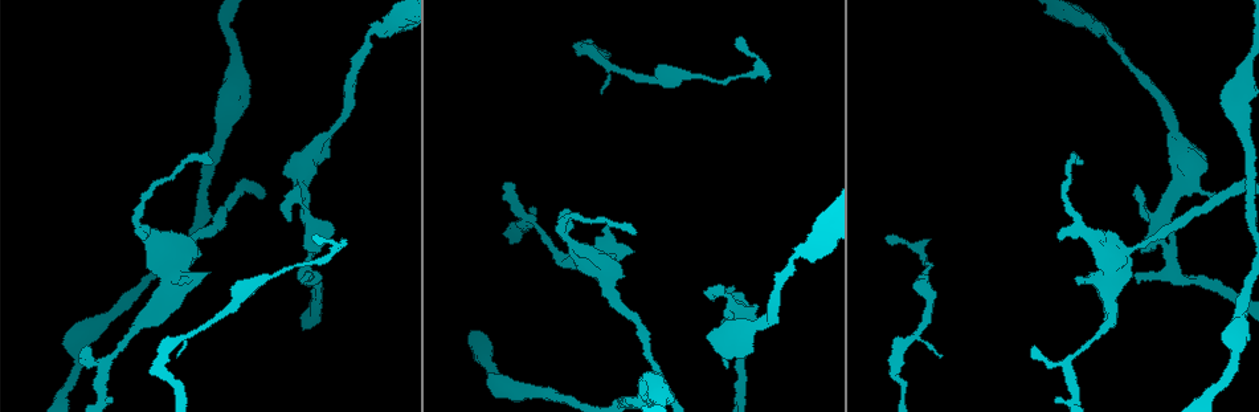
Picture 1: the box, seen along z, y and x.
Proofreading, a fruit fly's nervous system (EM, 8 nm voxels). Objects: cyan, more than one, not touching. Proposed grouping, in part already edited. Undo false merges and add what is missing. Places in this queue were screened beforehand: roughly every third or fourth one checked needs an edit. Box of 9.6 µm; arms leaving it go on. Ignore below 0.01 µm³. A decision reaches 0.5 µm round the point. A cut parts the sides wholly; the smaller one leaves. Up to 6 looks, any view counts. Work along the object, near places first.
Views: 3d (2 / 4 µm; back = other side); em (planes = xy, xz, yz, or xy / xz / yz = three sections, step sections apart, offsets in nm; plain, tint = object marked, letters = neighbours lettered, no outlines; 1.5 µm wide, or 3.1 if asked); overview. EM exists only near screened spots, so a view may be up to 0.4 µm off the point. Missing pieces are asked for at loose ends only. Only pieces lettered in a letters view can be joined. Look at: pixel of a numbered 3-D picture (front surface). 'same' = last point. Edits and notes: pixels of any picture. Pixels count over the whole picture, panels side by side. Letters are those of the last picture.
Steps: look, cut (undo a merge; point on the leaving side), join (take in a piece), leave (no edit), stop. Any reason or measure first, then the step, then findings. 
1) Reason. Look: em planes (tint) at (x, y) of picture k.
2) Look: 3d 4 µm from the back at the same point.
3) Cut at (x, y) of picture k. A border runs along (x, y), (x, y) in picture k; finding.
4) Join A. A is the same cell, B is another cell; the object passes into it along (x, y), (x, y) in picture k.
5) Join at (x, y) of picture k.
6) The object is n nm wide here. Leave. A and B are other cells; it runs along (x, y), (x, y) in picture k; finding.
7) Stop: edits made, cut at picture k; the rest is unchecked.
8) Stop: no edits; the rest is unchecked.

Look: em xz step 8 (tint) at (757, 306) of picture 1.

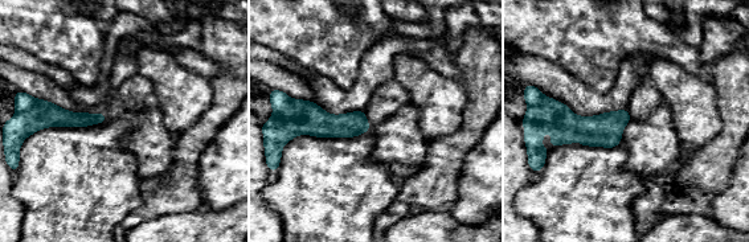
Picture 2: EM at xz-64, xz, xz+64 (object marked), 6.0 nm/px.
Another direction. Look: em planes (tint) at the same point.

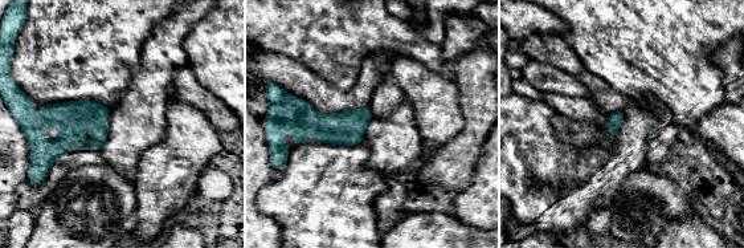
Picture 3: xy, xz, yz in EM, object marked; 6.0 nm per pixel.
Look: em planes (letters) at the same point.

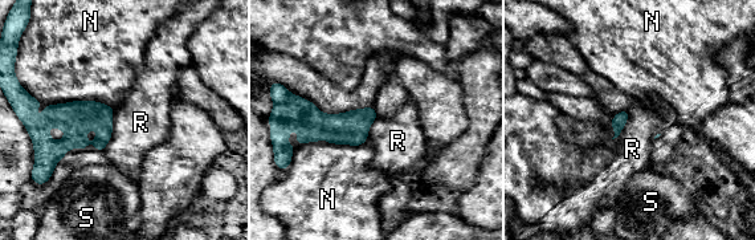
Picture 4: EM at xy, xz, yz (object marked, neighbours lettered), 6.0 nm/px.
Leave. N, R and S are other cells; none of them fits.

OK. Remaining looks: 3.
Tapers out. Look: em yz step 4 (tint) at (633, 232) of picture 1.

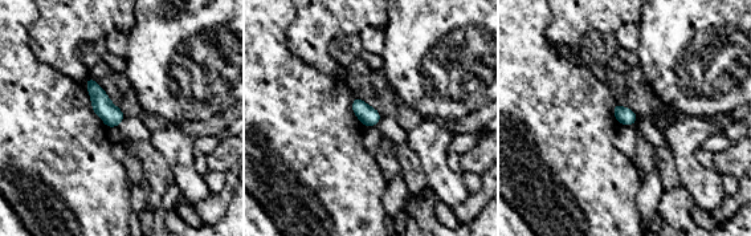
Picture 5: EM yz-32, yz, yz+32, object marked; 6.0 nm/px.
Cut it another way. Look: em planes (letters) at the same point.

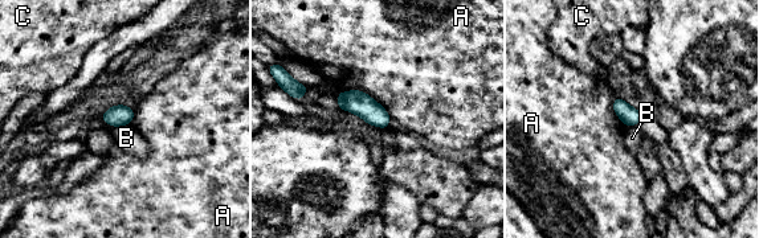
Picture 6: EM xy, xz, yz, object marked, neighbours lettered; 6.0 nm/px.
Leave. A, B and C are other cells; a border runs along (130, 123), (114, 127) in picture 6; none of them fits.

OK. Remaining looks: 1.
Stop: no edits; the rest is unchecked.

